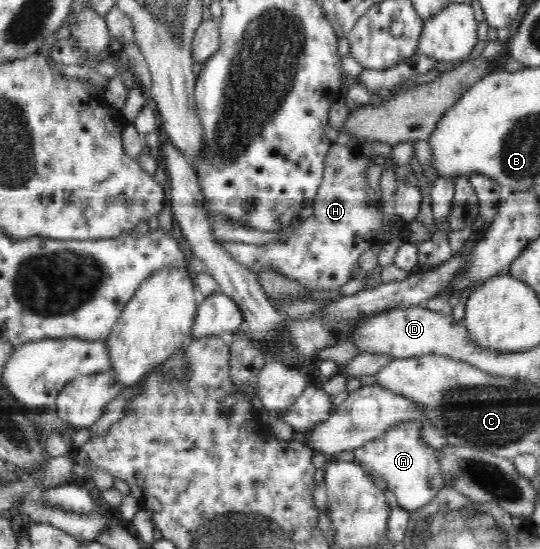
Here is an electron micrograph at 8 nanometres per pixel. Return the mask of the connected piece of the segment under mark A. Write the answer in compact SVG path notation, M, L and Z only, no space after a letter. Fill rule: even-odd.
M409 421L391 427L353 450L358 461L372 474L383 477L387 482L387 492L393 494L398 507L413 511L428 504L443 487L451 487L445 482L440 463L437 461L437 450L421 441L420 431L424 423Z

